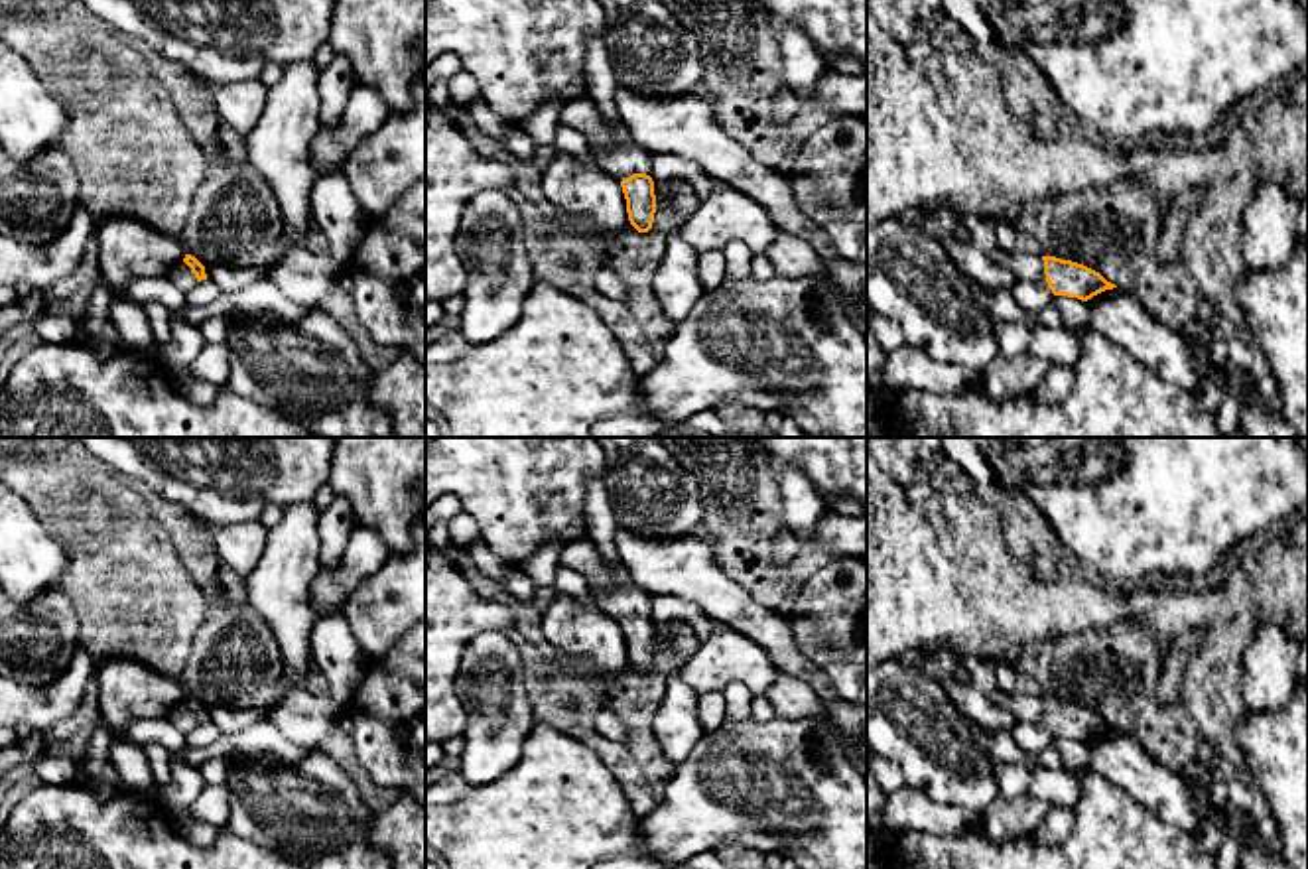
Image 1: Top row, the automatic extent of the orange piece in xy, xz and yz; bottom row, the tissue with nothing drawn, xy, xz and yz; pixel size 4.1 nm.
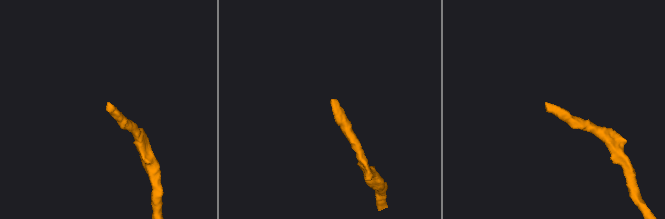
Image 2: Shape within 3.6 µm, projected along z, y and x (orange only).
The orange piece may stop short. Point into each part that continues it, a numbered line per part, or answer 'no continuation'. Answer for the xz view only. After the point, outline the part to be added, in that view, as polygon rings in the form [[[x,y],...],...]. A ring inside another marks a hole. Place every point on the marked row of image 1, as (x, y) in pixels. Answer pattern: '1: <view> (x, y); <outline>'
1: xz (623, 156); [[[605,118],[609,130],[609,146],[605,150],[591,146],[591,154],[599,167],[619,181],[634,173],[650,173],[650,154],[640,148],[621,120]]]

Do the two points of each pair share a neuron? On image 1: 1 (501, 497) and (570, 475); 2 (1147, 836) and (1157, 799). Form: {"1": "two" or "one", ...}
{"1": "one", "2": "two"}

